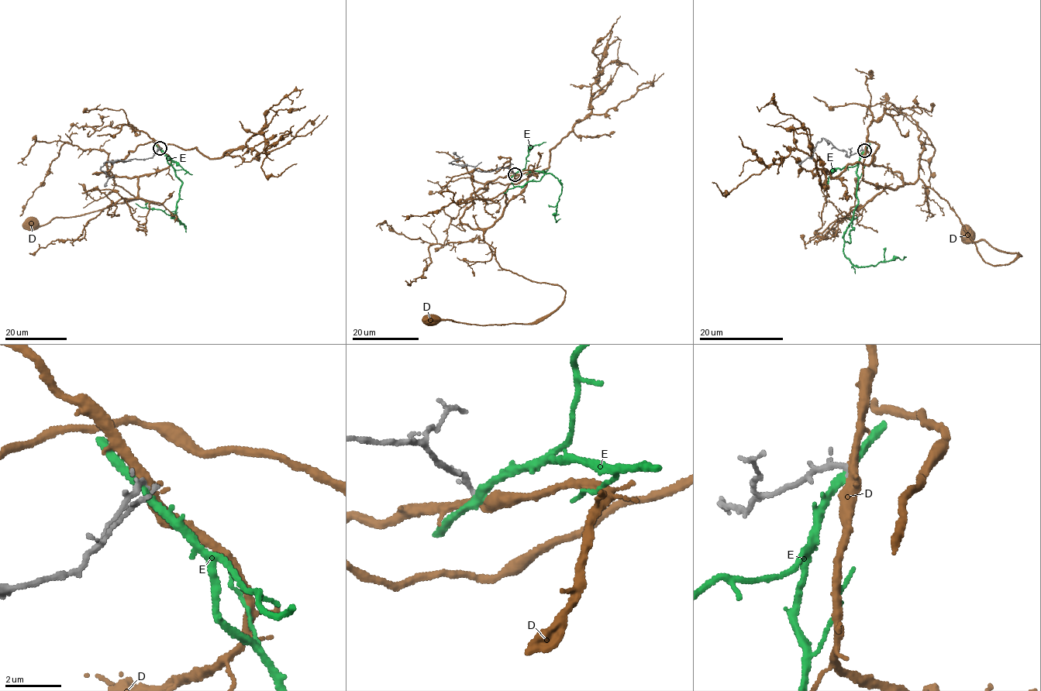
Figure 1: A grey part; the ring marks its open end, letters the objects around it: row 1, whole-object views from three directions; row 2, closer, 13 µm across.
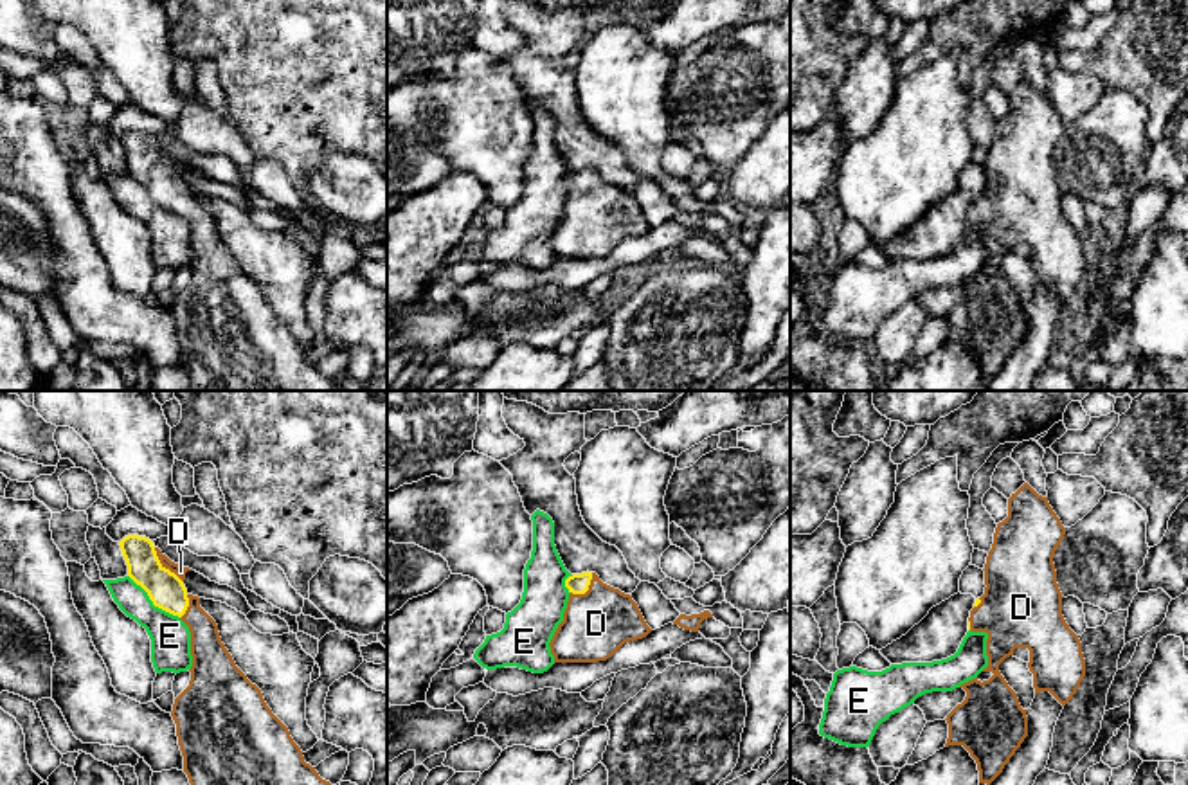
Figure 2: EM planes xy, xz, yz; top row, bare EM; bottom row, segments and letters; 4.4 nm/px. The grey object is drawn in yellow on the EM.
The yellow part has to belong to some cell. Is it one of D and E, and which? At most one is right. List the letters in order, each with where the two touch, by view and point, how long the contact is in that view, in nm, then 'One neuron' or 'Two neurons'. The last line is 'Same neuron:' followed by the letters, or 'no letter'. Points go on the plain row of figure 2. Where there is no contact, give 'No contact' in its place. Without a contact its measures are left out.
D: Touches yellow at xy (164, 164). Shared border 200 nm. One neuron
E: Touches yellow at xy (152, 197). Shared border 300 nm. Two neurons
Same neuron: D

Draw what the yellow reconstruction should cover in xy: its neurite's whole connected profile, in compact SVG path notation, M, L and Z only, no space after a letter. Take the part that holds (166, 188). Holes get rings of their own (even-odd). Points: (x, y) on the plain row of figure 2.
M128 131L119 142L128 173L148 189L155 203L178 212L191 229L191 277L175 295L171 313L184 369L194 391L342 391L304 358L301 344L266 302L261 286L236 263L221 239L216 218L184 182L185 169L193 166L171 158L146 133Z

